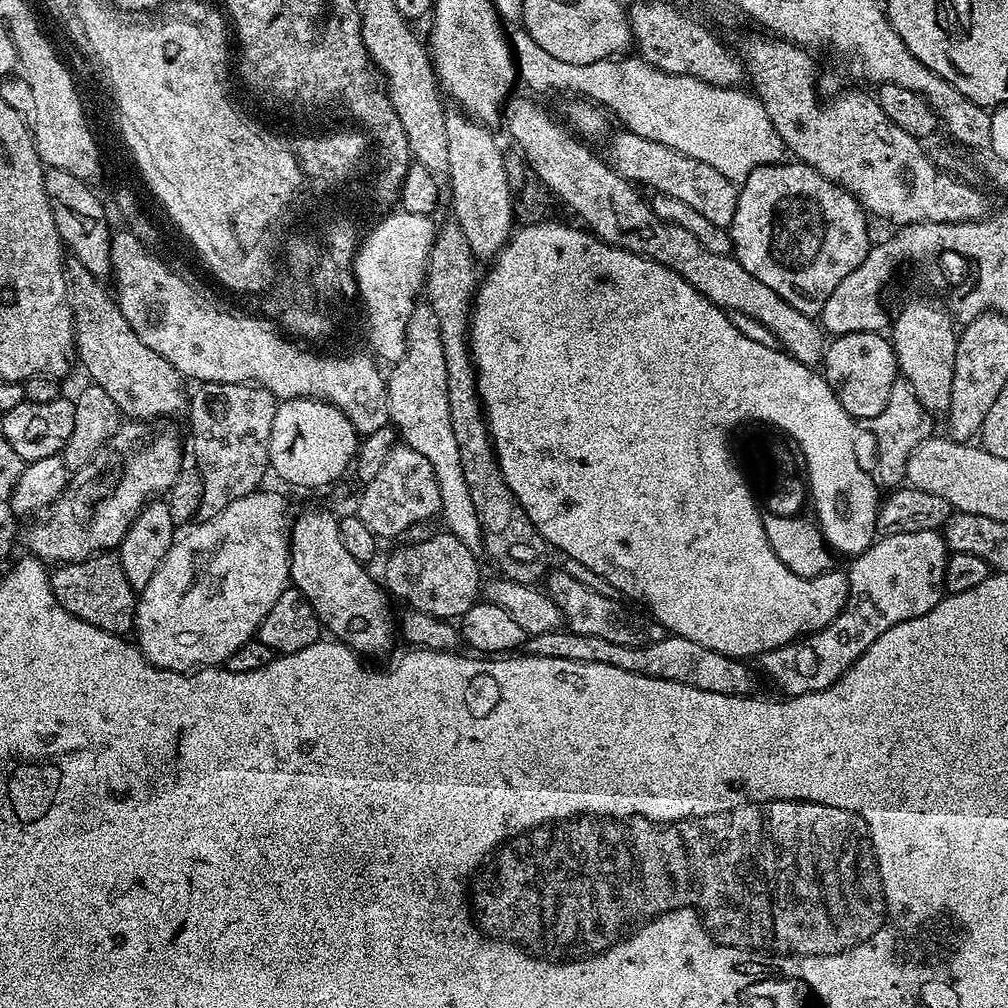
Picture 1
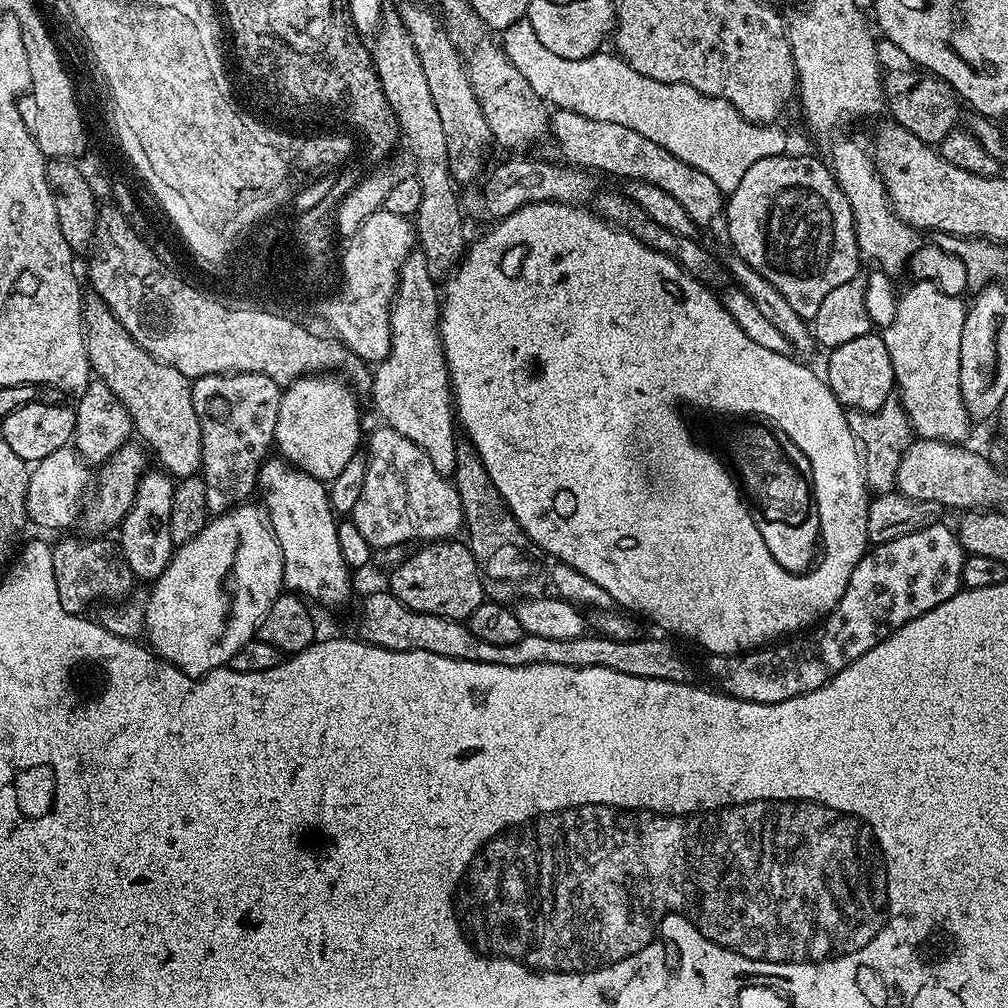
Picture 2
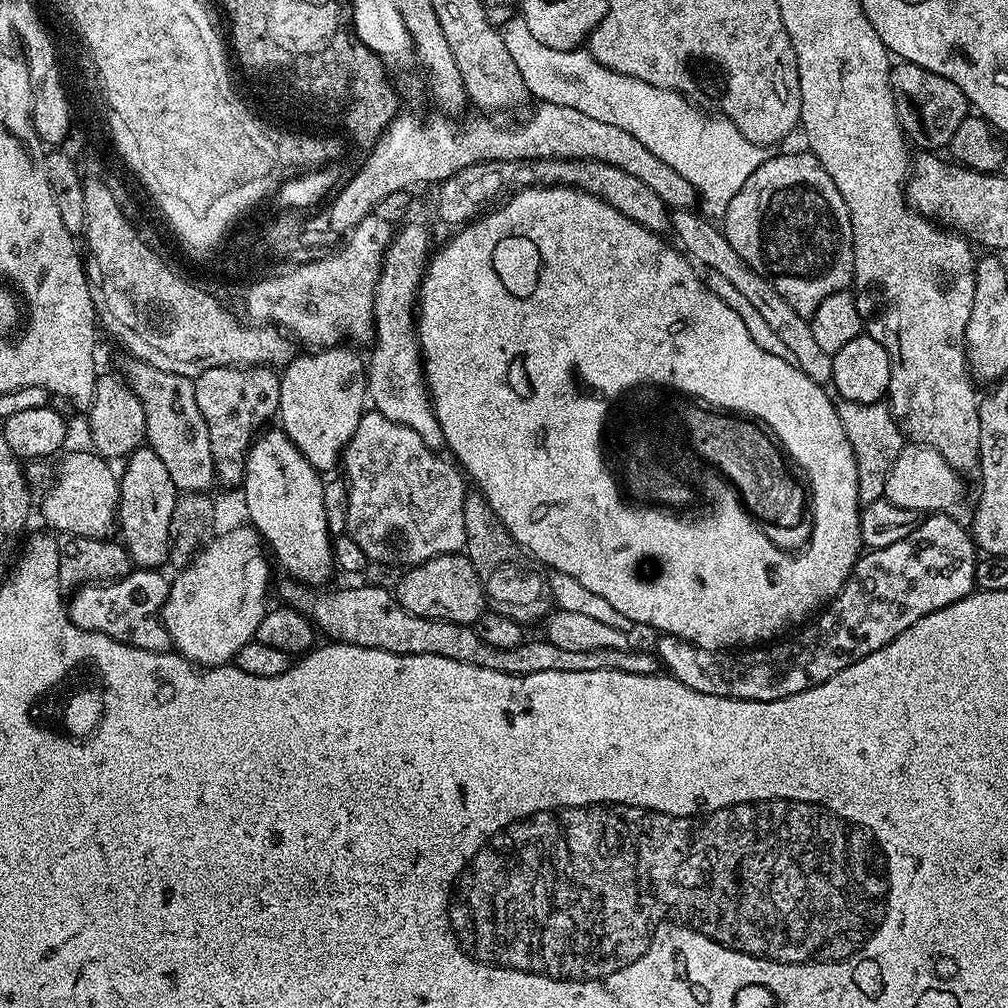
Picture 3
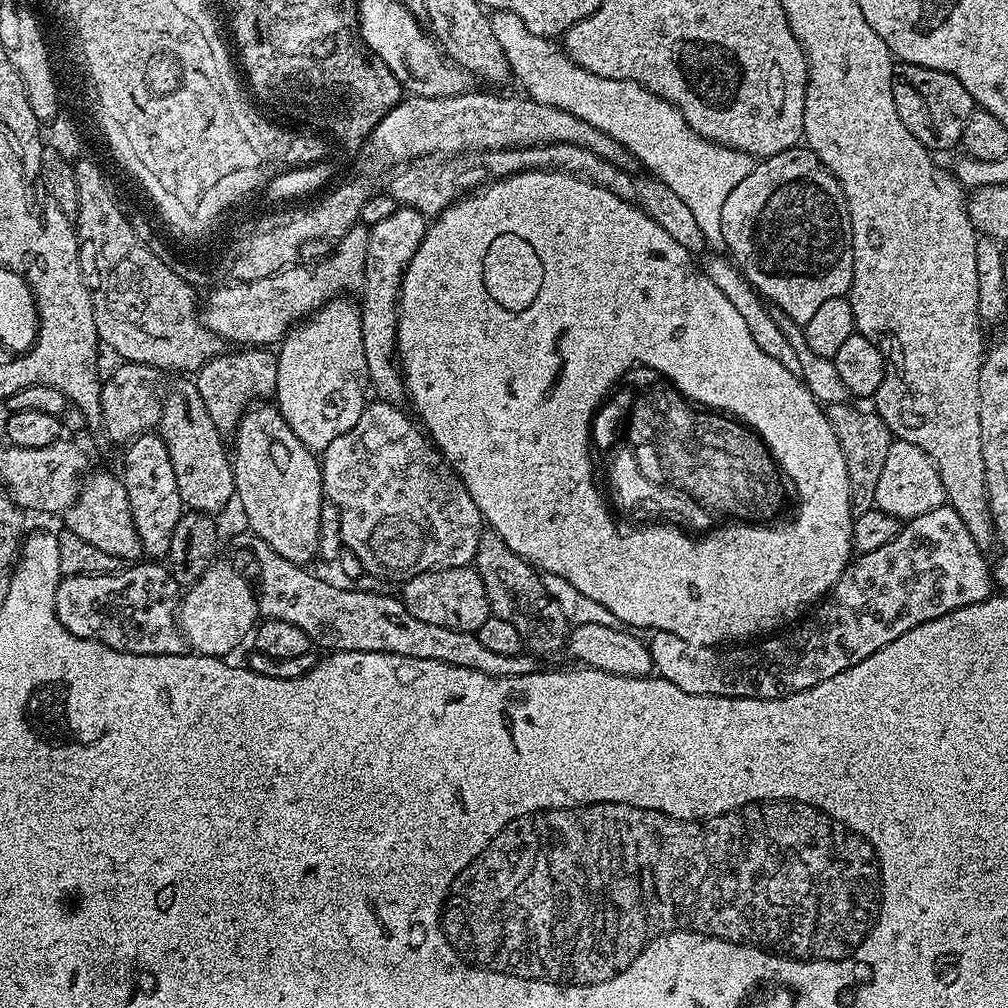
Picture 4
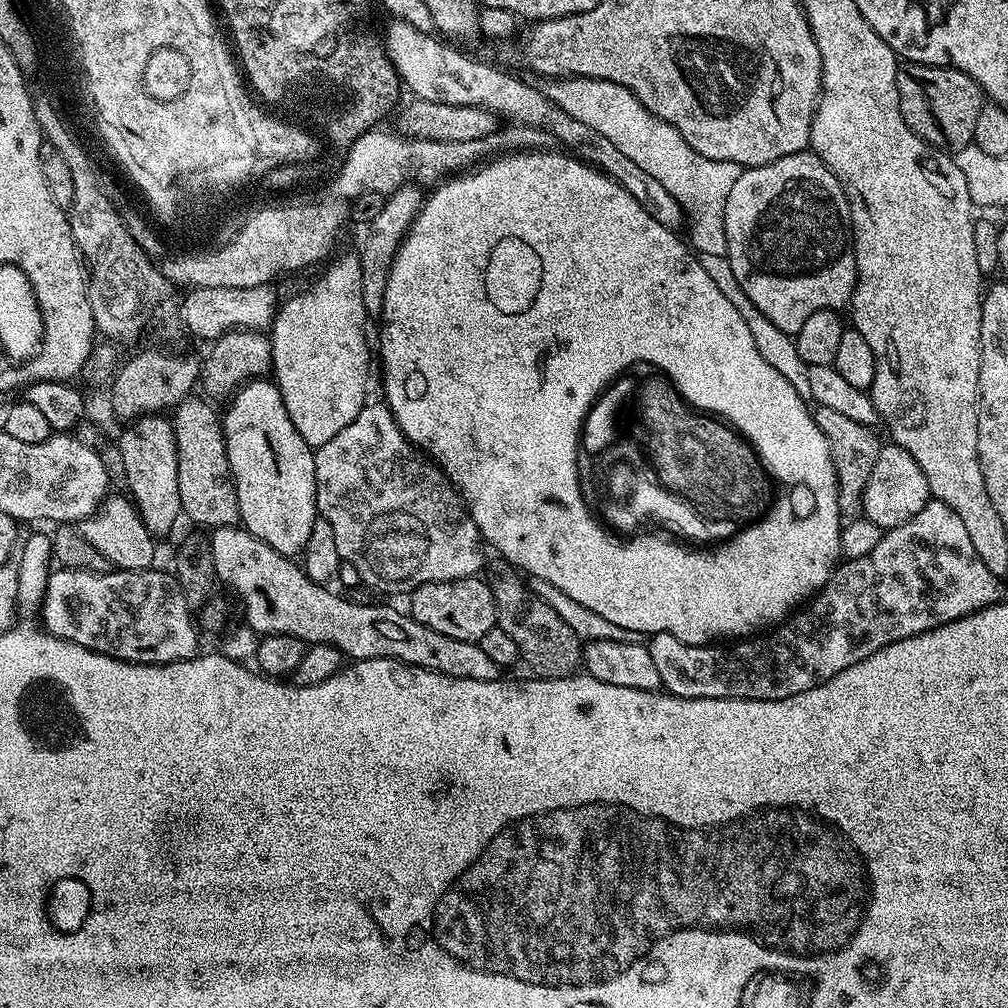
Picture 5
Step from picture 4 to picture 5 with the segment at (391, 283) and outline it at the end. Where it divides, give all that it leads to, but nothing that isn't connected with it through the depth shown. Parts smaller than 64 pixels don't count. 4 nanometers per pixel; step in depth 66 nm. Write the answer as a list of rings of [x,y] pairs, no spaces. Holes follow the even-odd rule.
[[[415,183],[403,184],[401,188],[395,188],[393,192],[387,193],[382,210],[374,217],[364,229],[364,245],[358,249],[360,265],[362,266],[362,298],[366,302],[366,310],[370,314],[379,313],[382,306],[382,298],[386,290],[386,278],[388,267],[392,265],[396,251],[400,248],[409,226],[420,213],[422,203],[422,192]]]

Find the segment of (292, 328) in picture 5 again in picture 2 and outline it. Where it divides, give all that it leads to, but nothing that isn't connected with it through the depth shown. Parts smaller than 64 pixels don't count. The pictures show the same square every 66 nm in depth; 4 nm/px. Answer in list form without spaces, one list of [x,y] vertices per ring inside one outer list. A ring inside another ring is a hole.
[[[309,374],[287,385],[280,397],[276,423],[274,444],[278,452],[280,448],[279,455],[315,480],[325,482],[338,478],[346,462],[357,459],[356,447],[362,444],[357,393],[338,377],[336,374]]]

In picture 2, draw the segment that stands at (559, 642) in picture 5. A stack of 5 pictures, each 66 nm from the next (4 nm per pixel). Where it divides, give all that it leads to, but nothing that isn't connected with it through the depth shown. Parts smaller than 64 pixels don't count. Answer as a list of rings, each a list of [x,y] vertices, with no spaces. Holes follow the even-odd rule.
[[[467,442],[457,443],[456,446],[454,487],[460,496],[466,532],[468,528],[466,543],[480,567],[485,597],[498,604],[511,605],[513,602],[533,600],[535,596],[545,595],[550,576],[546,571],[546,564],[544,568],[540,561],[540,549],[524,533],[504,499],[498,494],[494,482],[490,482],[490,474],[486,474],[486,466],[482,466],[482,458],[477,454],[475,446]]]

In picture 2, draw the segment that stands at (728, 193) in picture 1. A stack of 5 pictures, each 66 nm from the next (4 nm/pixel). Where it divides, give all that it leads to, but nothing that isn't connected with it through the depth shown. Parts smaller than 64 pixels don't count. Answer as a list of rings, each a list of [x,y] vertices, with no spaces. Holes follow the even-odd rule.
[[[557,108],[550,116],[550,136],[551,139],[556,139],[561,154],[569,159],[567,161],[571,165],[579,166],[584,170],[597,168],[598,171],[609,172],[612,176],[624,176],[625,181],[645,180],[658,186],[658,190],[666,190],[666,194],[670,194],[670,198],[674,198],[674,202],[678,202],[678,206],[682,206],[682,210],[686,210],[686,214],[690,214],[690,218],[697,226],[714,223],[719,216],[721,219],[722,213],[725,211],[726,196],[714,182],[714,178],[702,174],[702,170],[694,170],[694,166],[690,166],[674,154],[670,154],[670,150],[650,142],[650,138],[642,138],[642,134],[638,134],[638,130],[634,130],[630,126],[618,126],[618,122],[602,122],[594,118],[586,118],[582,114],[571,112],[565,108]]]

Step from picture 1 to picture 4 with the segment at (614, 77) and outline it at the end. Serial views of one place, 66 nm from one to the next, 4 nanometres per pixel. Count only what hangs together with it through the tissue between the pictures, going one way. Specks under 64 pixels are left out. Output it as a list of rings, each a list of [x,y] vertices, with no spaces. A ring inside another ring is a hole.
[[[492,12],[489,20],[491,30],[506,54],[514,80],[528,91],[525,93],[531,99],[566,110],[574,114],[574,118],[582,118],[582,122],[590,122],[590,126],[610,134],[622,142],[635,161],[640,163],[641,160],[651,175],[666,182],[666,186],[670,186],[670,190],[690,206],[694,218],[701,222],[720,221],[726,198],[730,198],[734,186],[752,172],[753,157],[702,138],[675,106],[641,84],[590,74],[590,70],[575,64],[557,45],[556,49],[551,39],[531,32],[518,14]]]

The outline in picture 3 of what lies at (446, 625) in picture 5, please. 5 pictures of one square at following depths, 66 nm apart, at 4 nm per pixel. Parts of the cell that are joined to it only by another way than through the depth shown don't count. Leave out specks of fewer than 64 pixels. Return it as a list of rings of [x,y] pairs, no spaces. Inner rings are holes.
[[[459,552],[442,554],[421,564],[413,564],[405,572],[408,573],[394,587],[394,595],[410,614],[472,626],[486,611],[484,587],[467,555]]]

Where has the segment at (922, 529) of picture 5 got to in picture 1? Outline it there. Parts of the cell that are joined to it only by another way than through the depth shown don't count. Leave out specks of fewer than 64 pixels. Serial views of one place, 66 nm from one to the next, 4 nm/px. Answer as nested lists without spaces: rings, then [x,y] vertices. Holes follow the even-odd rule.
[[[918,530],[918,534],[890,534],[880,536],[870,547],[860,556],[851,561],[852,569],[846,572],[848,577],[848,597],[844,603],[842,611],[822,630],[810,632],[807,636],[799,640],[791,640],[789,644],[783,644],[780,648],[775,648],[759,657],[759,671],[772,679],[772,684],[777,688],[777,693],[785,697],[801,696],[811,692],[821,692],[826,690],[870,646],[874,646],[881,634],[886,634],[890,626],[898,626],[898,622],[906,622],[910,618],[918,618],[926,614],[926,610],[934,610],[938,602],[946,595],[944,586],[944,575],[948,565],[948,544],[939,531]]]

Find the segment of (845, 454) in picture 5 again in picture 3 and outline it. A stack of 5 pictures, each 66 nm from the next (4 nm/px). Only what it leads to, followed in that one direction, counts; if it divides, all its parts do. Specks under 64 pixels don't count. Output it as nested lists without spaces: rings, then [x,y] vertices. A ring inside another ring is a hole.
[[[840,400],[836,404],[836,413],[842,422],[842,430],[854,450],[854,462],[858,470],[858,494],[861,505],[881,499],[884,495],[886,477],[890,474],[890,466],[898,458],[904,448],[906,437],[892,417],[892,410],[887,403],[867,404],[866,402],[850,402]]]

